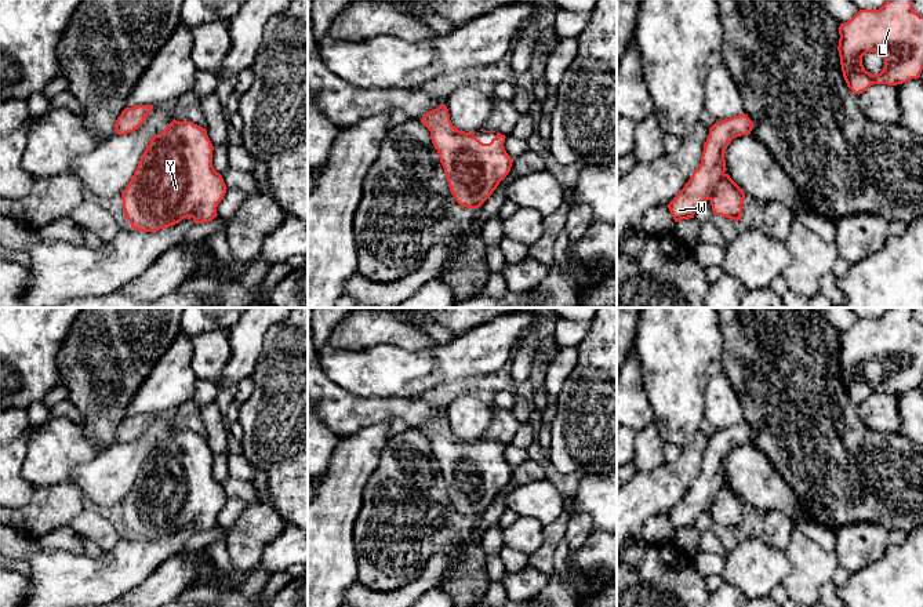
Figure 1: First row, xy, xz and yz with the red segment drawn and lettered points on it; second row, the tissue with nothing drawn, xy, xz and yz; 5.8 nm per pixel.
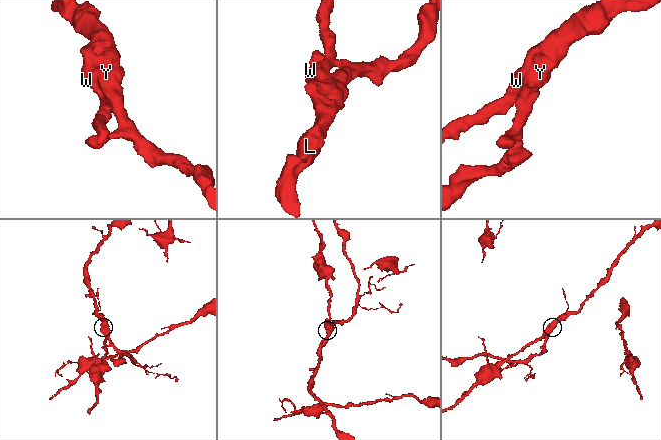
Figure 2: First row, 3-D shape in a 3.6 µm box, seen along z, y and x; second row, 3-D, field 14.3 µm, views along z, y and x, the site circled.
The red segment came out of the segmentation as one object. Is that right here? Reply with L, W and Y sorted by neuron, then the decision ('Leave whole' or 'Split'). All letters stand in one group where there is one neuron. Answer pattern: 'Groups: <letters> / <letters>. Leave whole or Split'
Groups: L W Y. Leave whole

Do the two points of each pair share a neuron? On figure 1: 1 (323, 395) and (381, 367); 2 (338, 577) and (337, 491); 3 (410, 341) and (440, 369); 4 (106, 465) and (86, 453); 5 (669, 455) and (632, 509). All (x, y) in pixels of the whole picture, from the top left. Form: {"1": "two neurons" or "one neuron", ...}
{"1": "two neurons", "2": "one neuron", "3": "two neurons", "4": "two neurons", "5": "two neurons"}

